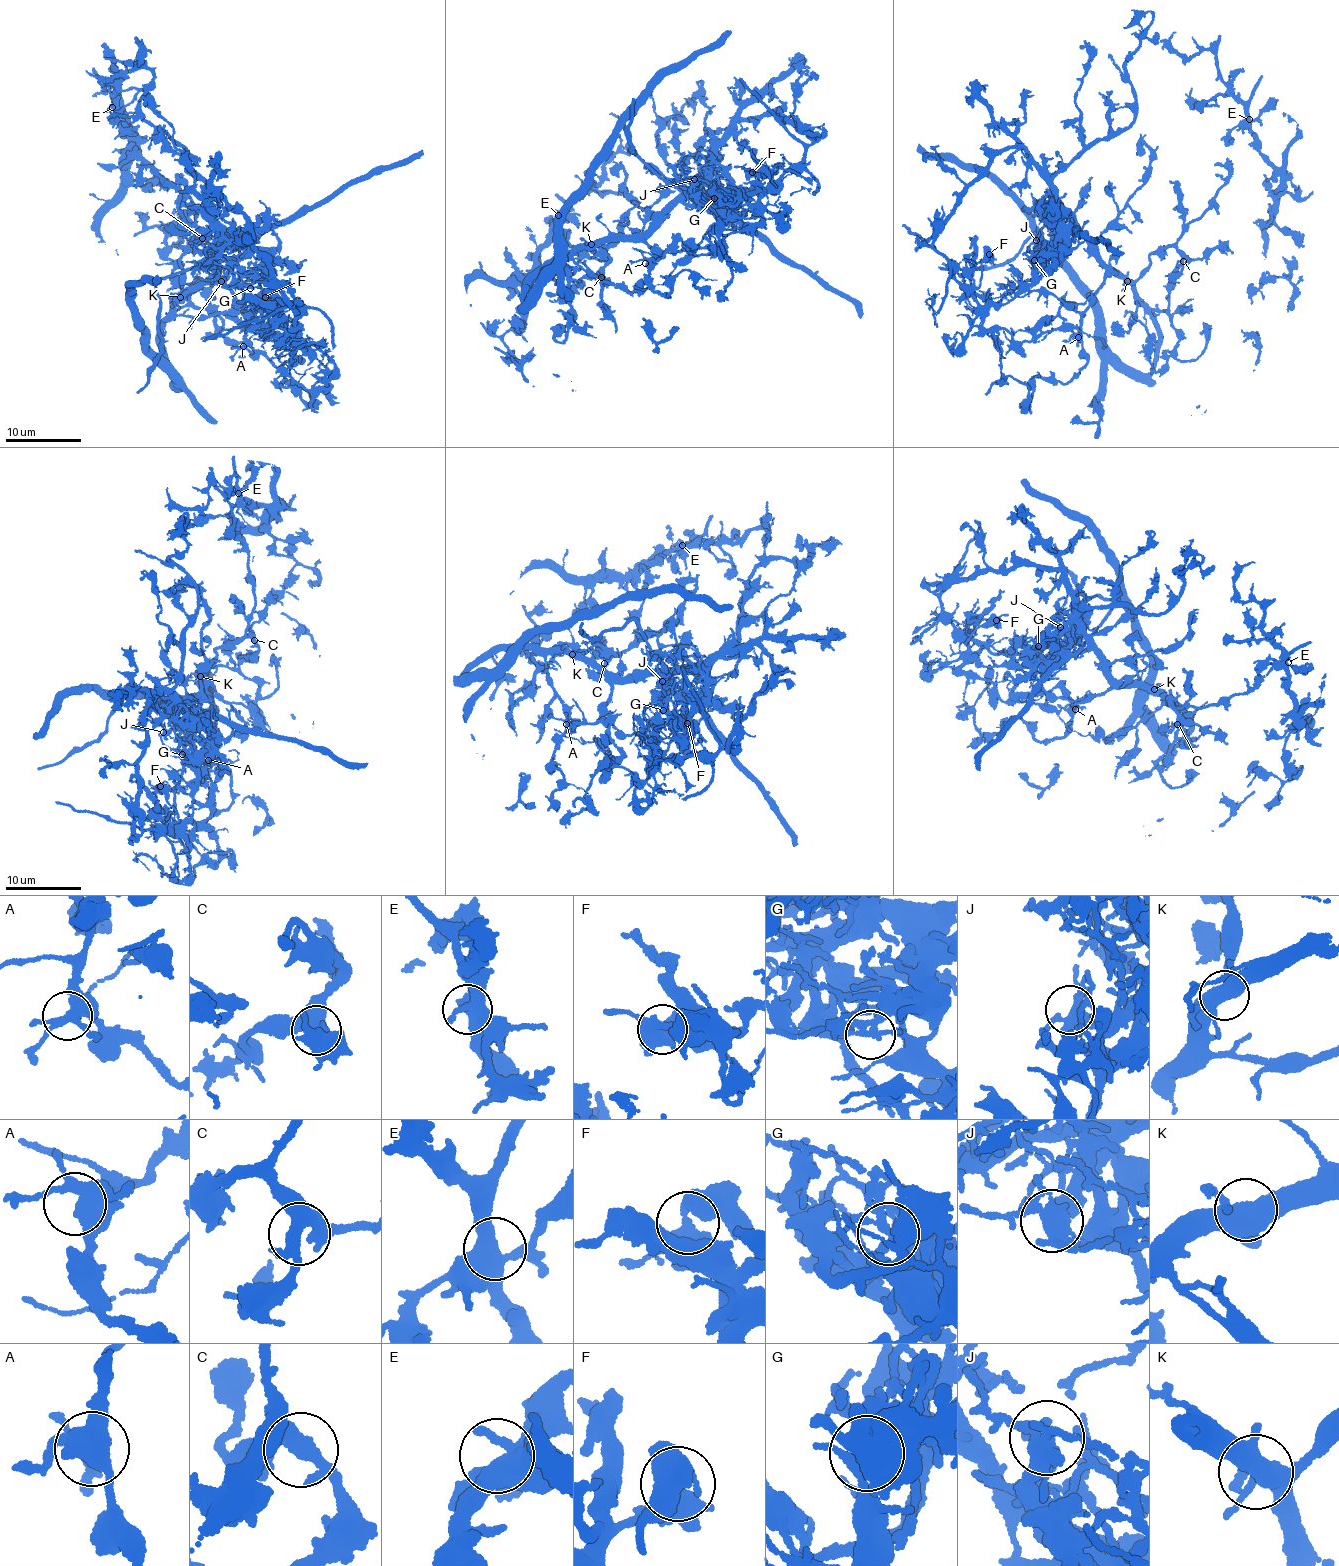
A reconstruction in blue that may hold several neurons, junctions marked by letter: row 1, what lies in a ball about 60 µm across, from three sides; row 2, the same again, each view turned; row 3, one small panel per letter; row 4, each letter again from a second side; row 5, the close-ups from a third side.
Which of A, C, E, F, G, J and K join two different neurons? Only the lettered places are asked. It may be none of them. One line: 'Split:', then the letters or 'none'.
Split: F, G

